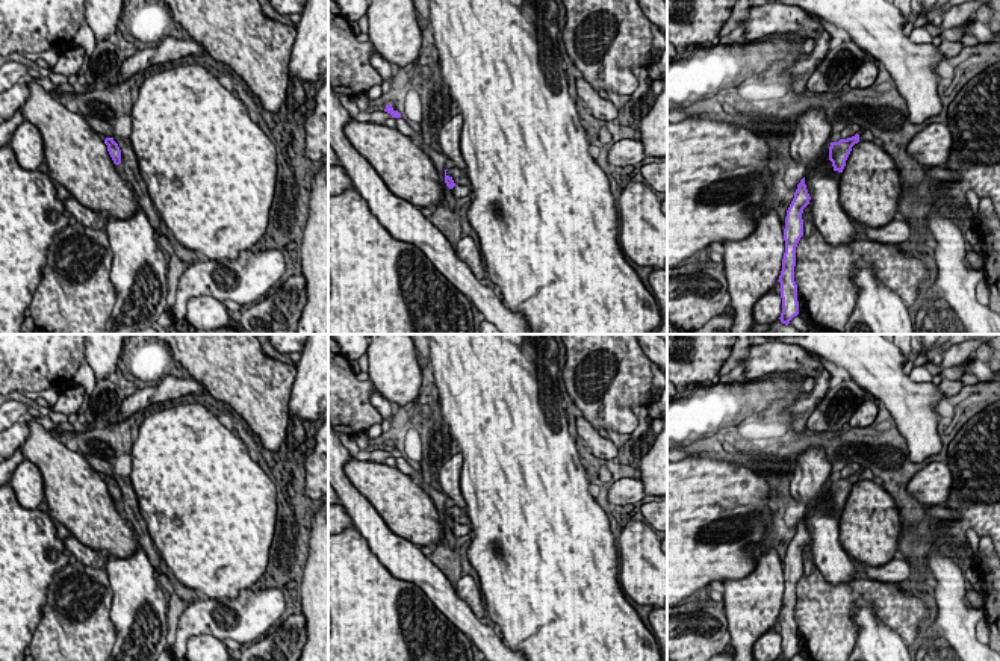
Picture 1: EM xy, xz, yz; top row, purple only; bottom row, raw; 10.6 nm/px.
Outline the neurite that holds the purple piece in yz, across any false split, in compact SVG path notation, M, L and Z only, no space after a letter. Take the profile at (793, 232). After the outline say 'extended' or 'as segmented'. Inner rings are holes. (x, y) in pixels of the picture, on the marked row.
M805 177L797 185L794 198L787 210L784 241L785 253L782 259L782 271L779 275L781 283L781 298L782 298L782 313L781 322L788 325L790 321L799 315L797 301L797 284L794 281L794 266L796 266L796 247L803 236L803 209L809 204L809 194L805 185Z; as segmented

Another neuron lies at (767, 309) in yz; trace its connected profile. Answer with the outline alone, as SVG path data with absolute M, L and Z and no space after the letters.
M775 290L761 296L753 306L753 319L756 324L770 325L781 318L782 313L782 298L781 293Z

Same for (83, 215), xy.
M70 197L64 201L65 210L68 210L77 224L82 224L88 228L100 228L101 227L101 216L100 213L82 206L76 198Z

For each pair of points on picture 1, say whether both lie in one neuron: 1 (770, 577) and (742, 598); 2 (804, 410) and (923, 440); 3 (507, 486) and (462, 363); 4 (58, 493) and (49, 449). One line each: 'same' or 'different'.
1: same
2: different
3: same
4: same

